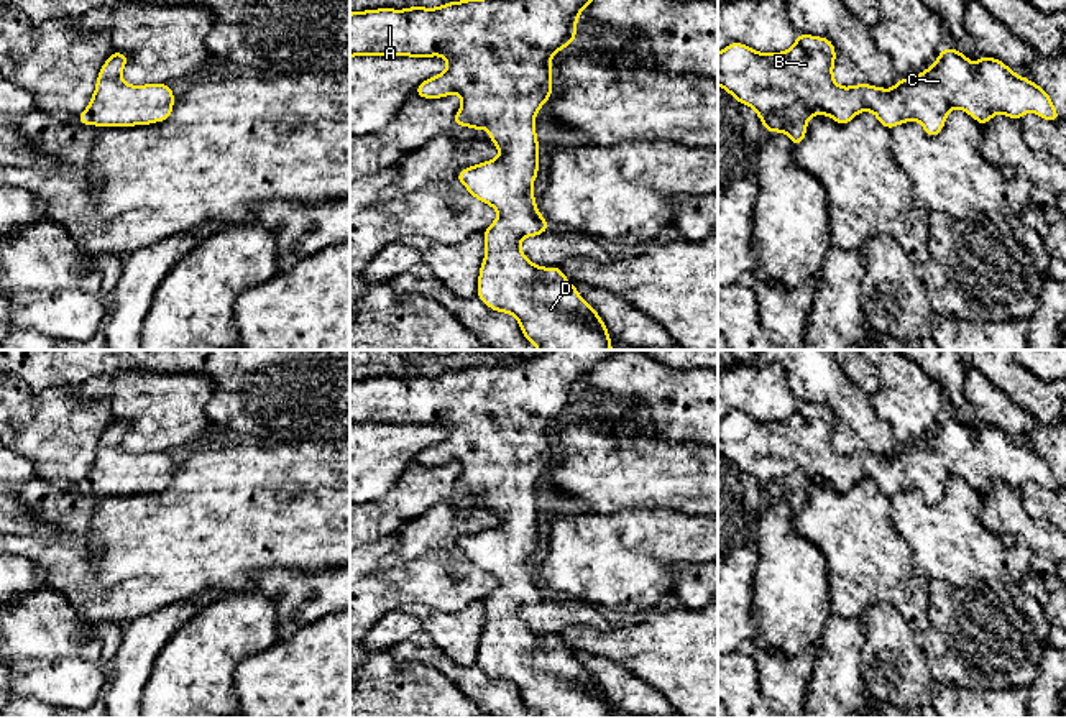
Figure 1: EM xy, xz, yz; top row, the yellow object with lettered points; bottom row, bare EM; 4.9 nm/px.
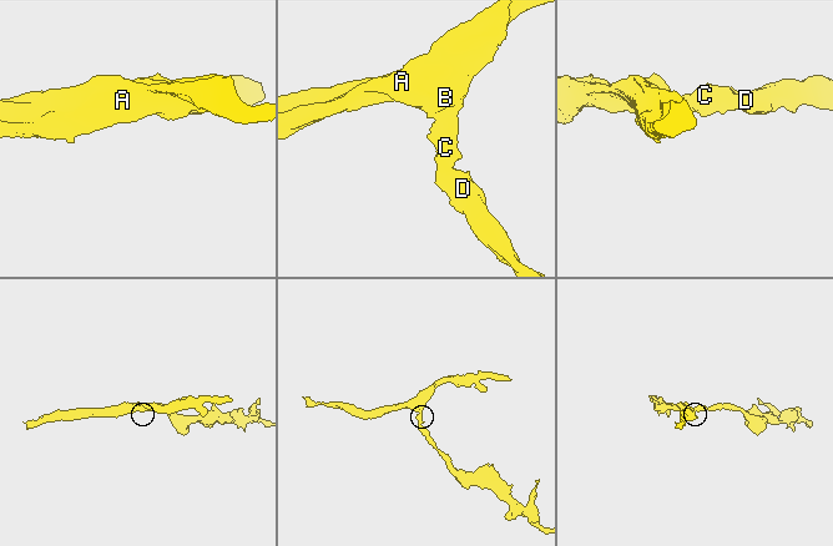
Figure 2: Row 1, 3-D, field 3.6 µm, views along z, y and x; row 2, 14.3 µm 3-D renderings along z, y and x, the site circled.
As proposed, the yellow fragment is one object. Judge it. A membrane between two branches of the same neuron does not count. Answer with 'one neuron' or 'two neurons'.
one neuron

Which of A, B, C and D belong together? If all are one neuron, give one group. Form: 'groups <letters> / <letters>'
groups A B C D

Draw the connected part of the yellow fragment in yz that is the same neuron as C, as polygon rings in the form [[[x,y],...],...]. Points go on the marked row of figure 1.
[[[803,33],[785,53],[757,53],[731,43],[718,53],[718,85],[752,107],[765,131],[783,131],[795,146],[816,113],[848,125],[856,113],[871,110],[889,130],[917,120],[930,138],[943,130],[951,108],[967,112],[981,127],[995,113],[1020,120],[1033,112],[1050,122],[1059,120],[1040,85],[994,58],[979,56],[974,66],[961,51],[944,48],[933,66],[898,79],[890,90],[869,84],[838,85],[834,59],[828,38]]]

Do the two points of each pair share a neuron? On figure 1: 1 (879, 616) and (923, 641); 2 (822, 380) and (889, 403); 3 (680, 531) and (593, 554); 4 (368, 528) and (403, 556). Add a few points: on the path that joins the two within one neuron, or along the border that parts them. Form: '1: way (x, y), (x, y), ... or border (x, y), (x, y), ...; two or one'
1: way (891, 628), (904, 641), (912, 641); one
2: border (869, 396), (874, 411), (887, 424), (889, 431); two
3: way (659, 539), (644, 543), (631, 554), (615, 554); one
4: border (427, 510), (411, 518), (395, 533); two

